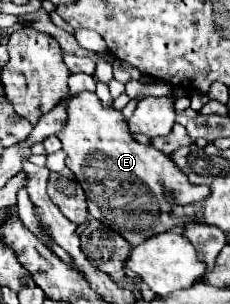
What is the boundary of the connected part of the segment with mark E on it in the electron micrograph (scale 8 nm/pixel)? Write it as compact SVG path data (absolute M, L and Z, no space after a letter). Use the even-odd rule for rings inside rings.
M79 92L65 98L63 104L67 120L57 138L67 154L67 168L85 190L89 214L117 230L133 246L185 222L169 216L169 204L163 198L165 190L173 192L179 204L191 204L209 196L207 186L191 186L187 176L163 152L139 144L129 134L123 112L115 110L115 106L103 106L95 92Z

